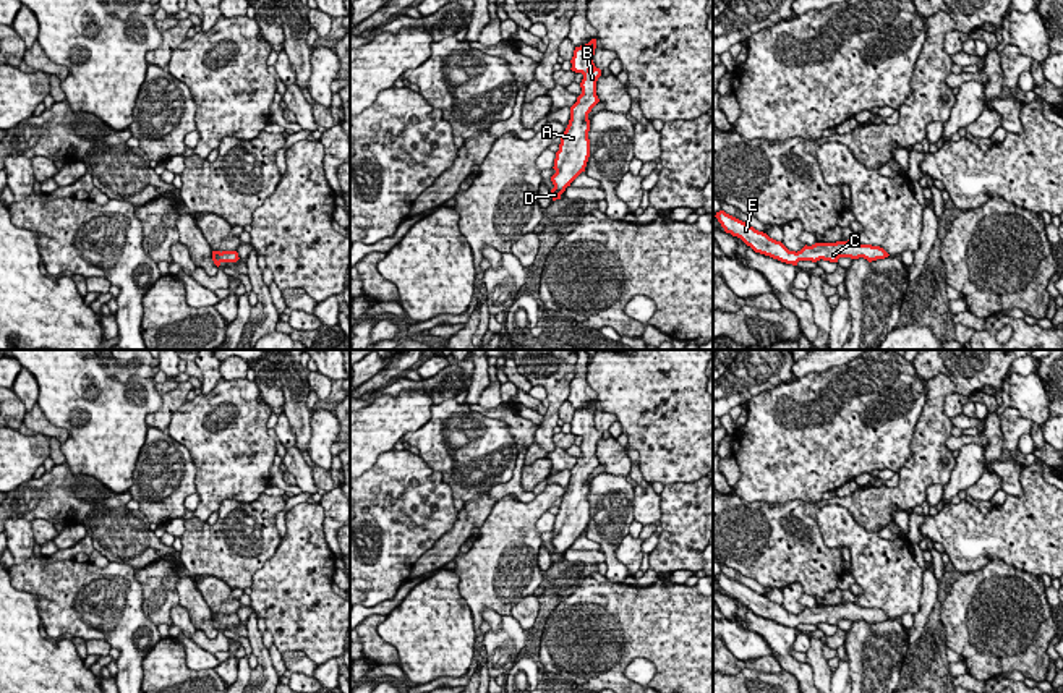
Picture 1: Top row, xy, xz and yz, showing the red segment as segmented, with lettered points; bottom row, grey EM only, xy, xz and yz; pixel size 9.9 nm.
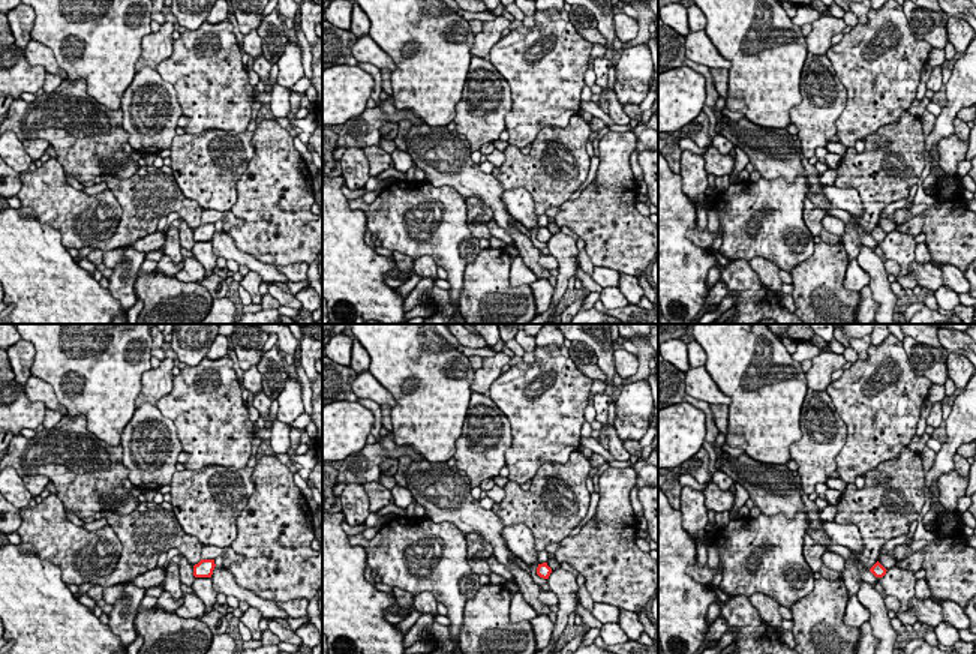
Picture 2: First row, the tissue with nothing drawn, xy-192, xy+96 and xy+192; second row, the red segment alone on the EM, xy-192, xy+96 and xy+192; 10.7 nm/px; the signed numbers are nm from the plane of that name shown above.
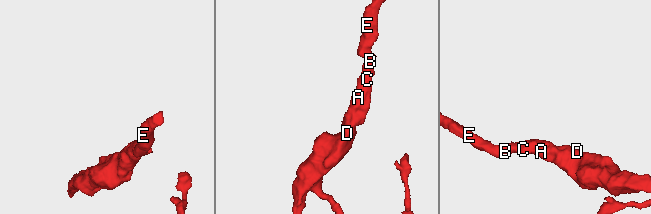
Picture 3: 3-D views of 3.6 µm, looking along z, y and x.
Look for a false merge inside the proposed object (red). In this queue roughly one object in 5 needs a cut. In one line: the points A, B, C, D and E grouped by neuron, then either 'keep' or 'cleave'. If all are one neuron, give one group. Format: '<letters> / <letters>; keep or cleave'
A B C D E; keep

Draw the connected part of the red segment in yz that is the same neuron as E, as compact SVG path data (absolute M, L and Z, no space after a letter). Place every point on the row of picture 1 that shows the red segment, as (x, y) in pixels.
M724 210L715 215L726 233L741 238L755 253L770 256L786 264L797 266L799 261L817 262L820 259L838 262L839 257L859 259L864 257L869 262L885 259L890 254L872 244L860 244L856 240L836 241L836 243L815 243L804 246L800 251L789 251L781 241L770 238L766 233L755 230L749 223L726 214Z

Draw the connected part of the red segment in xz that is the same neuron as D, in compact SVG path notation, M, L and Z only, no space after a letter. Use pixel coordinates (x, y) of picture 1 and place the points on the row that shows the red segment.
M591 39L588 44L575 47L570 60L570 70L583 74L580 83L582 94L570 107L570 120L561 136L559 151L556 152L553 167L556 173L551 176L554 185L551 189L553 201L561 199L566 188L585 172L590 157L588 113L600 102L596 96L596 81L601 76L601 70L593 63L595 49L596 39Z

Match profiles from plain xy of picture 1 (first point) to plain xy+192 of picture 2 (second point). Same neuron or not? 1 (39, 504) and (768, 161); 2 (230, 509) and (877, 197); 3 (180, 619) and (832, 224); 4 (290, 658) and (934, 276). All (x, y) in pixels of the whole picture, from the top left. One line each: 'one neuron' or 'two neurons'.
1: one neuron
2: one neuron
3: one neuron
4: one neuron

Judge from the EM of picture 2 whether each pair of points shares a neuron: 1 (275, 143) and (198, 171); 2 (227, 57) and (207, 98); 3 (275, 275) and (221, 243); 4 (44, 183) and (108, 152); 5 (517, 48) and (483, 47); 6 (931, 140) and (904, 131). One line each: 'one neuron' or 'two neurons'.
1: two neurons
2: one neuron
3: one neuron
4: two neurons
5: two neurons
6: two neurons

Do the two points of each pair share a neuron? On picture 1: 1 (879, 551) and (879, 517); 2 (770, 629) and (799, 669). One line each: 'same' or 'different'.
1: different
2: same

